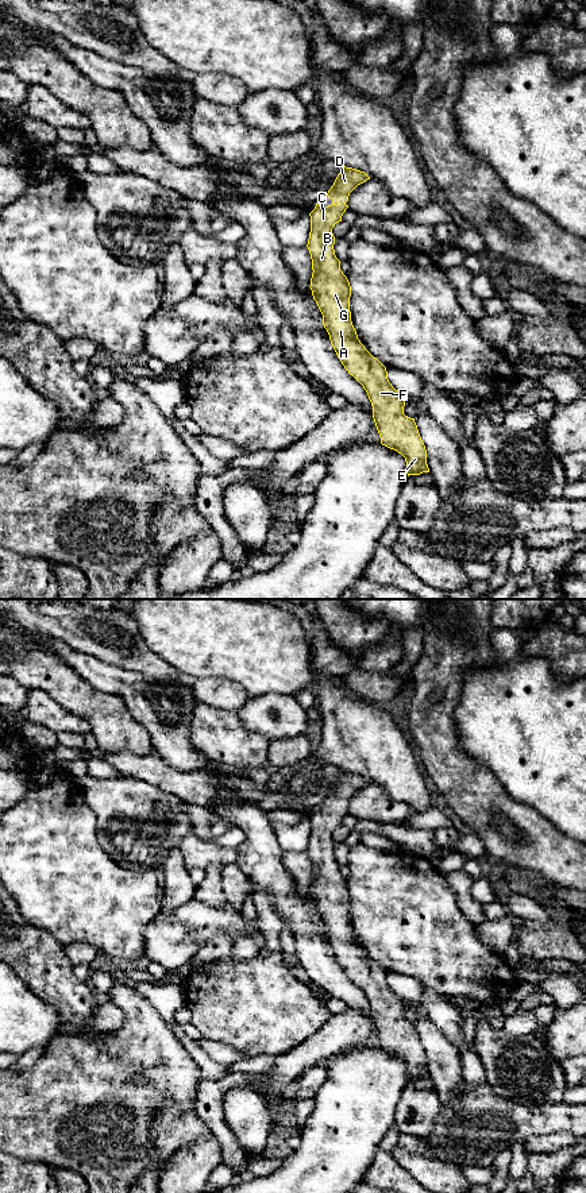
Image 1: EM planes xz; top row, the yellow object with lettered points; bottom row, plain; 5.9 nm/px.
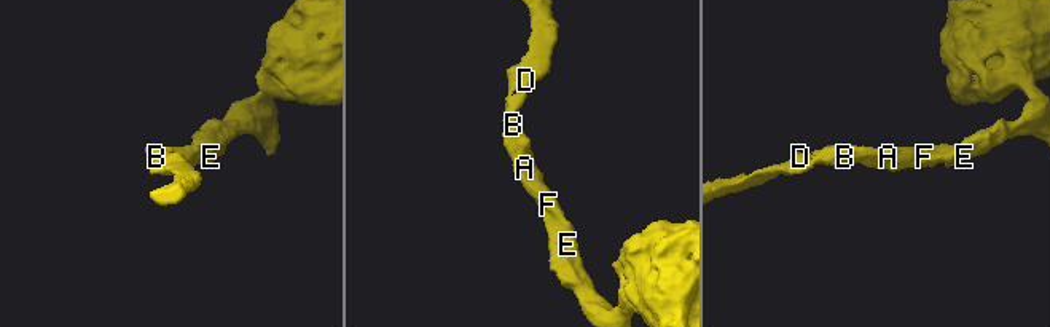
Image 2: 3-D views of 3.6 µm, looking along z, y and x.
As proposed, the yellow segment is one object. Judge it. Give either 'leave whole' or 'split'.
leave whole

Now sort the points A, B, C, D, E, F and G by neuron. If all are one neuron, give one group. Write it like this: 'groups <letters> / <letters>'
groups A B C D E F G

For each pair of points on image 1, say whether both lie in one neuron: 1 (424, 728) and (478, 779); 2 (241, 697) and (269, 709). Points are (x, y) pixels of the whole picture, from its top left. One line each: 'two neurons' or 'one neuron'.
1: one neuron
2: two neurons

